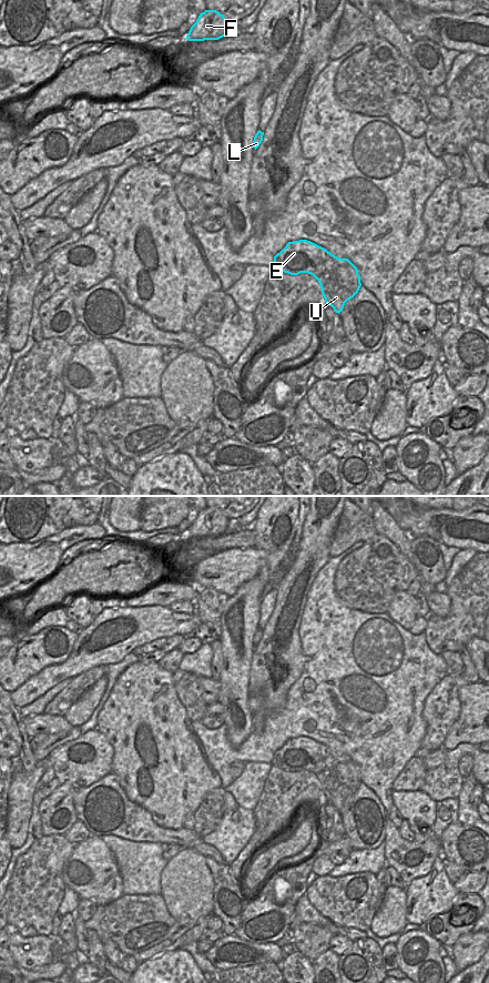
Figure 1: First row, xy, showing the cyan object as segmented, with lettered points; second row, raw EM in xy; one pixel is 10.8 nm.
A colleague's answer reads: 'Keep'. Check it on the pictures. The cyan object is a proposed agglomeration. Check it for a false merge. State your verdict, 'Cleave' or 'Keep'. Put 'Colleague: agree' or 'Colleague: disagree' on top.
Colleague: disagree
Cleave.

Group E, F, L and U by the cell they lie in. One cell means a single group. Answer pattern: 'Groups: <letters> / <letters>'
Groups: E L U / F.

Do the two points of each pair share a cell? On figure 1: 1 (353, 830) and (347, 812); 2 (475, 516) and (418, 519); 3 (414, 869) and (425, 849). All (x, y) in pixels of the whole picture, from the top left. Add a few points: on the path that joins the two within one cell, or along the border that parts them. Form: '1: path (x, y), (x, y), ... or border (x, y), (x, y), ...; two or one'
1: path (353, 826), (352, 817); one
2: path (460, 517), (450, 517), (447, 514), (433, 516); one
3: path (420, 863), (431, 854); one

